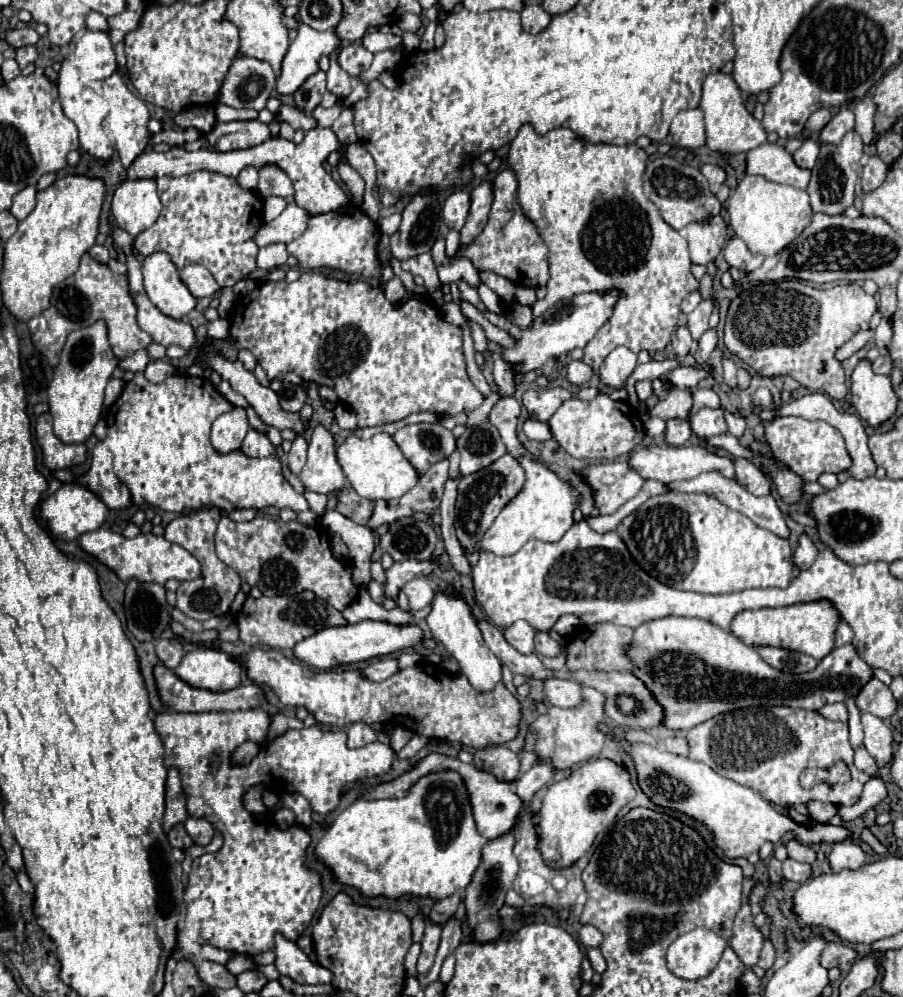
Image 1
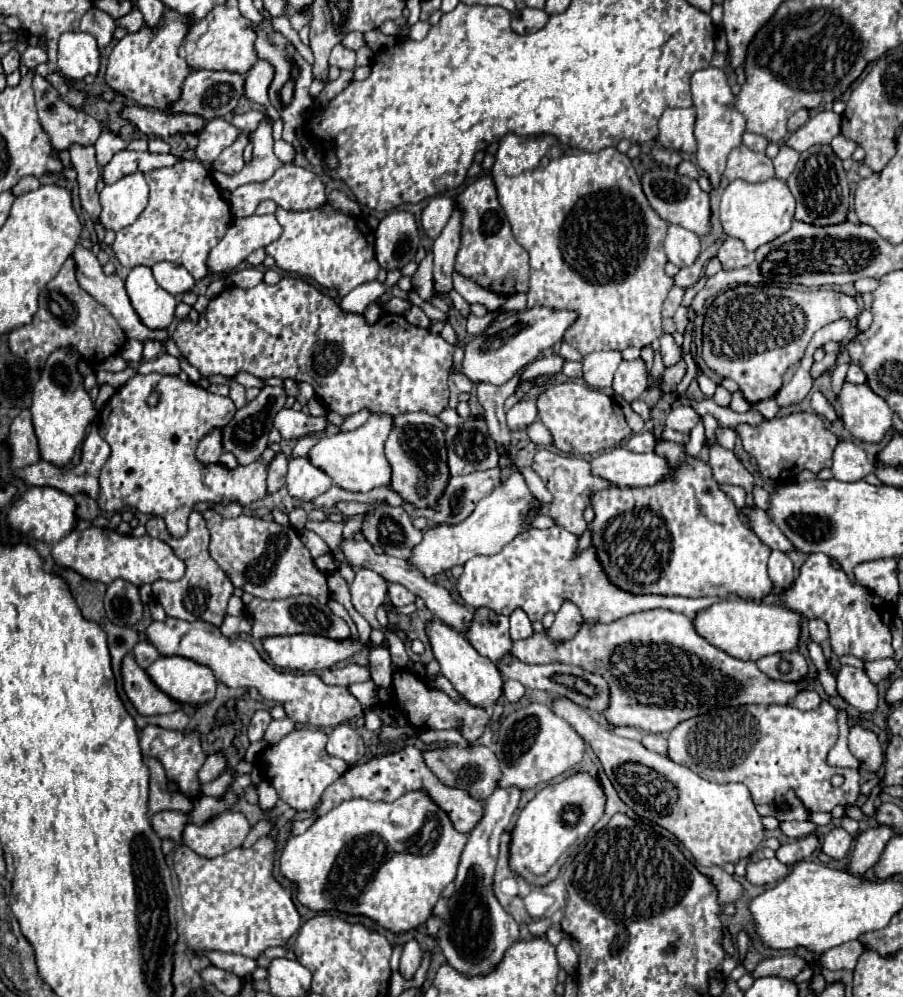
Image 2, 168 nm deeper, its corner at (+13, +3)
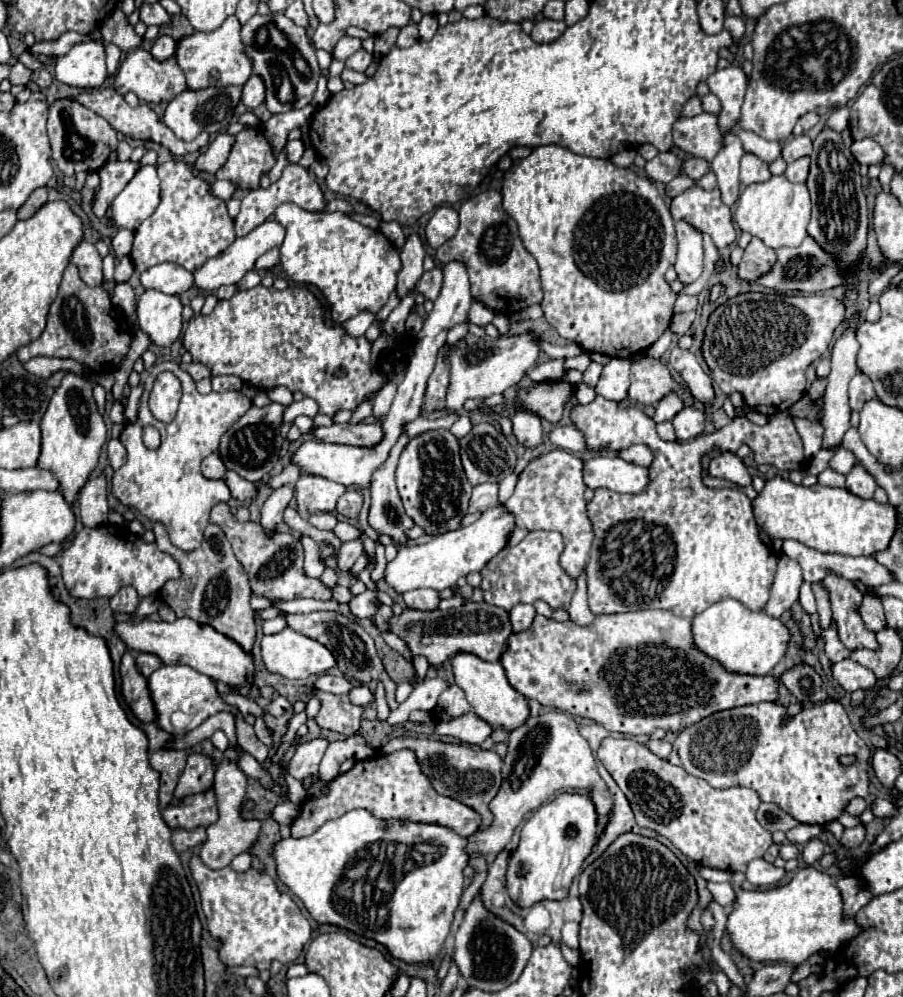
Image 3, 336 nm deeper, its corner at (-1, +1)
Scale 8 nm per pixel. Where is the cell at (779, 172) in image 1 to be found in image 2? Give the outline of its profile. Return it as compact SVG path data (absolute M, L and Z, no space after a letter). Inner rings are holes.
M738 145L728 155L724 177L728 181L744 179L744 181L750 181L750 183L772 179L774 177L772 159L766 153L756 153L752 149L748 149L746 145Z

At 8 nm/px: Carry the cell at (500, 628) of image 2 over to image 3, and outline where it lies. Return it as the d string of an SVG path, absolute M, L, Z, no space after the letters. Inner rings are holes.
M470 601L450 611L416 611L404 609L400 615L390 617L390 631L404 639L412 657L424 655L428 665L440 669L458 653L472 653L484 661L498 661L506 651L506 639L512 635L508 611L488 605L484 601Z

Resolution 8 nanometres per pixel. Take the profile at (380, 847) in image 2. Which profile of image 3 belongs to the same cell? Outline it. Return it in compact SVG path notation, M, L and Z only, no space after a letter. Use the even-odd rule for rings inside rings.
M354 809L354 811L350 811L350 813L346 813L346 815L338 817L338 819L332 819L328 823L324 823L310 837L302 837L302 839L294 839L294 837L280 839L274 845L272 857L276 861L278 879L304 903L304 907L308 909L310 917L316 923L320 923L320 925L336 925L336 927L348 929L348 931L352 931L356 935L374 939L376 943L380 943L380 945L384 945L388 949L388 953L390 953L392 959L404 961L408 965L432 965L436 961L436 957L440 955L442 947L444 947L444 941L446 941L446 937L450 933L450 927L452 927L454 911L458 909L458 903L460 903L460 897L462 897L462 891L464 891L464 875L462 875L462 871L468 865L468 855L464 853L466 843L468 843L468 839L456 835L448 827L424 825L424 823L412 823L412 821L382 821L382 819L376 819L366 809Z

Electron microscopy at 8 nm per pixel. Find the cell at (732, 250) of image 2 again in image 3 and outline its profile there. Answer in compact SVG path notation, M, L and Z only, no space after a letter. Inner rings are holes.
M752 237L738 265L738 275L740 279L754 283L762 275L766 275L770 267L774 267L774 263L776 263L776 251L766 247L758 237Z

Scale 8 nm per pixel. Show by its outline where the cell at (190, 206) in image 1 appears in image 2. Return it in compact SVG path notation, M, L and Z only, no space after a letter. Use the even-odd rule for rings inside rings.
M180 161L174 167L154 169L144 175L146 183L150 187L150 201L142 215L128 227L120 229L116 233L116 239L112 243L112 249L118 257L118 261L124 267L136 267L136 265L154 265L158 261L170 261L184 265L194 279L208 277L208 253L218 245L218 241L228 231L230 223L234 221L228 201L222 197L222 191L212 181L212 175L206 171L206 167L200 161Z

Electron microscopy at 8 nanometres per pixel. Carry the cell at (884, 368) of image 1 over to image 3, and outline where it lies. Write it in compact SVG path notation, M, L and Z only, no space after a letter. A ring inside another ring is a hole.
M860 371L852 377L848 395L850 395L850 407L852 407L852 411L860 411L866 401L870 401L870 399L876 397L872 381L864 373L860 373Z

